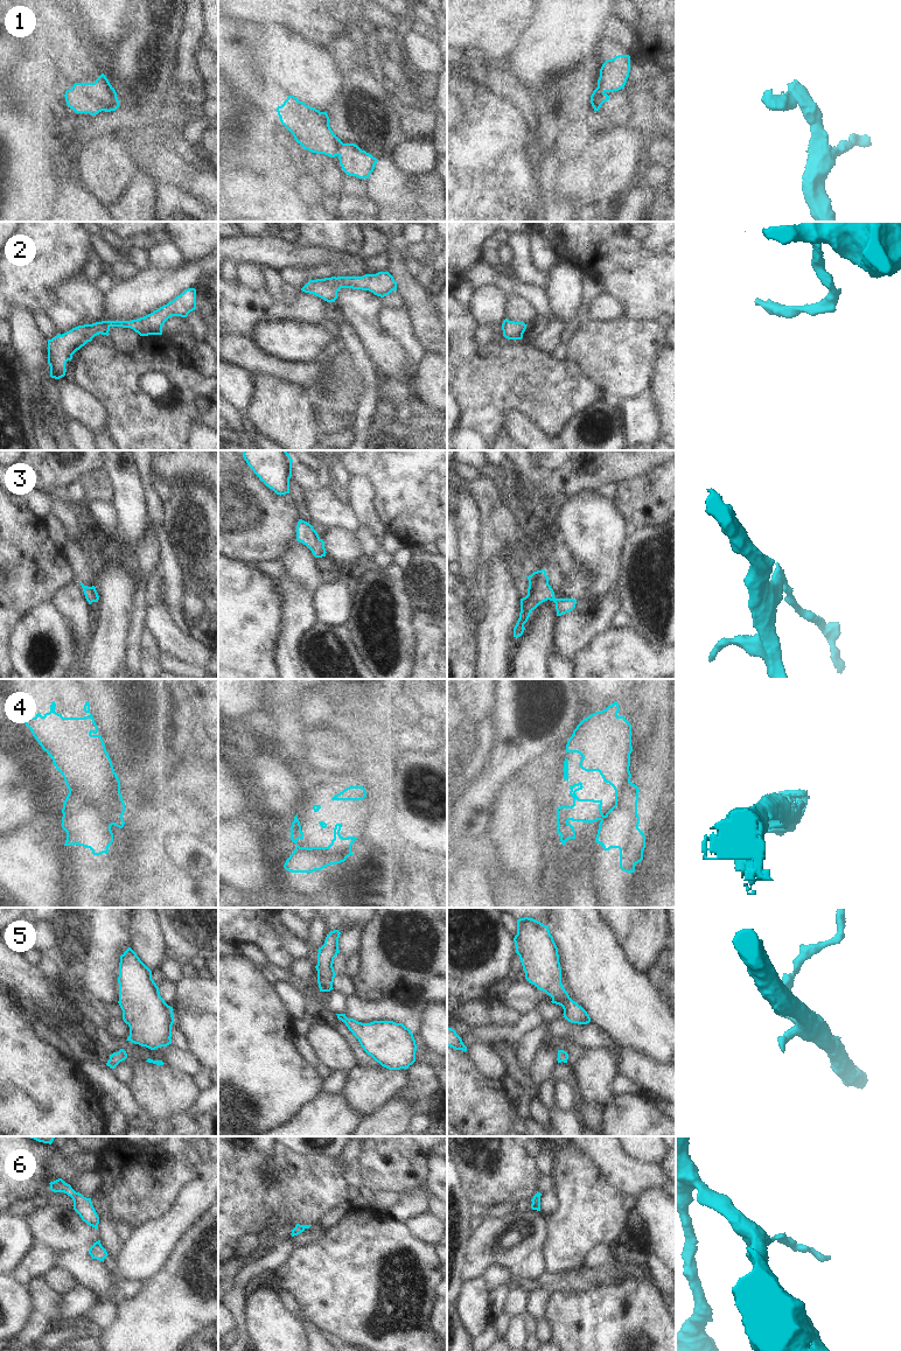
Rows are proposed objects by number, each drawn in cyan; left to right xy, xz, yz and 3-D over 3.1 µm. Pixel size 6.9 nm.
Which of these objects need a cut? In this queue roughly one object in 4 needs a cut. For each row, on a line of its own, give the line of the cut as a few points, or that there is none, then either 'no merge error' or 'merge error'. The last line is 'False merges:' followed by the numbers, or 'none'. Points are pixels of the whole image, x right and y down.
1: cut in xz along (342, 142), (337, 154); merge error
2: no cut; no merge error
3: no cut; no merge error
4: cut in xy along (69, 790), (91, 798), (107, 812), (114, 812), (123, 800); merge error
5: no cut; no merge error
6: no cut; no merge error
False merges: 1, 4

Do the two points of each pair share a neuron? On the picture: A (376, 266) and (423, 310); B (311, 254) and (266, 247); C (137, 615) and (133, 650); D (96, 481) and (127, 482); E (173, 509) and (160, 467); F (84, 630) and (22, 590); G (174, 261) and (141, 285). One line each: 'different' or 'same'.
A: different
B: same
C: same
D: different
E: different
F: different
G: different

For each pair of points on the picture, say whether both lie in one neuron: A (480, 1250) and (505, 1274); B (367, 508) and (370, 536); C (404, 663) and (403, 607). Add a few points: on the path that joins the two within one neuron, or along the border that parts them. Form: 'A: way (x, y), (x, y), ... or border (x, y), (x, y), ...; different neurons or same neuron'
A: border (483, 1272), (489, 1266), (503, 1265), (519, 1275); different neurons
B: border (362, 524), (367, 524), (381, 539); different neurons
C: way (402, 649), (402, 621); same neuron

